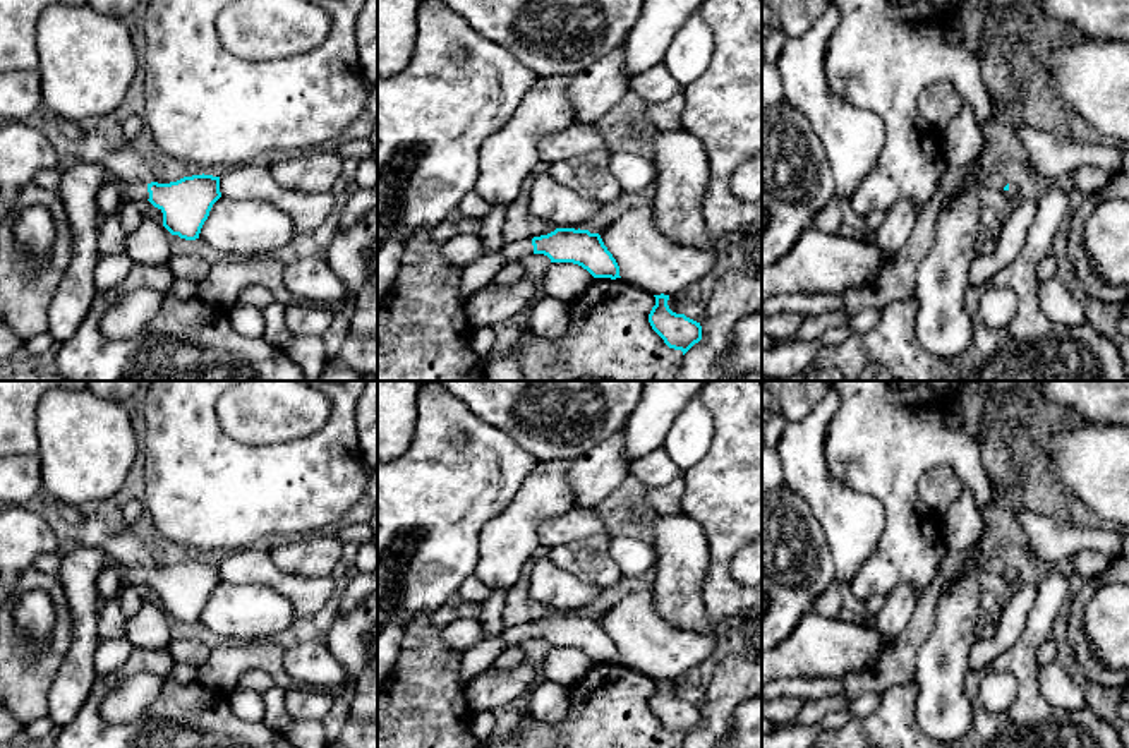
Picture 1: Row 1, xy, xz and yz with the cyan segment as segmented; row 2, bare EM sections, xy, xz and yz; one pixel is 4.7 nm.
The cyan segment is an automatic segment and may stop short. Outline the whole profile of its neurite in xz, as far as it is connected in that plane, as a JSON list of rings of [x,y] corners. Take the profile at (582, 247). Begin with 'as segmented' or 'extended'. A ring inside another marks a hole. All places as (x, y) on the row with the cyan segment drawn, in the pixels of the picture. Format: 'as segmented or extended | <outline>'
extended | [[[556,228],[547,235],[504,244],[498,252],[506,264],[523,261],[530,254],[544,254],[551,262],[578,264],[594,278],[621,278],[619,266],[601,235],[589,230]]]

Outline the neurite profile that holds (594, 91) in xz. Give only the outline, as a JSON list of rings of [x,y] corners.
[[[619,43],[607,57],[571,77],[568,89],[575,122],[602,120],[628,93],[625,74],[626,43]]]

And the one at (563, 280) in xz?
[[[551,262],[542,280],[537,283],[539,295],[549,295],[570,302],[583,293],[594,276],[573,262]]]

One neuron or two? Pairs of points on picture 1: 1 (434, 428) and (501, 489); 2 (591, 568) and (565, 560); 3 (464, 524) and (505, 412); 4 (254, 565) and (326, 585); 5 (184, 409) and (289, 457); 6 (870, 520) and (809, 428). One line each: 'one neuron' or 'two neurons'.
1: one neuron
2: one neuron
3: two neurons
4: one neuron
5: one neuron
6: one neuron

